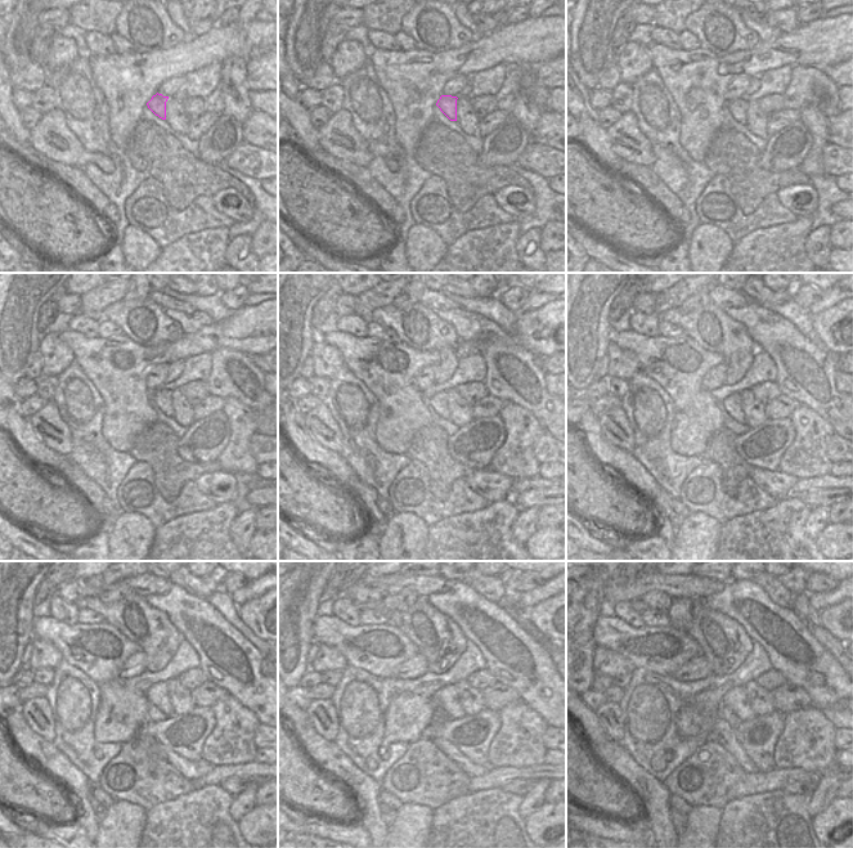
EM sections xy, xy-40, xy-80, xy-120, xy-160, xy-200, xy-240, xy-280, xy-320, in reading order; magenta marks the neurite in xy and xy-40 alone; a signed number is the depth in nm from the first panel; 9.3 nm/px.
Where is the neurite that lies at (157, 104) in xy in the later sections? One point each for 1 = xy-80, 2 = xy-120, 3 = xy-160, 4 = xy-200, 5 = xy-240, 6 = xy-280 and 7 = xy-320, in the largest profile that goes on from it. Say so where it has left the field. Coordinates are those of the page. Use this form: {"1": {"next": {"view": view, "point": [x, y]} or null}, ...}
{"1": {"next": {"view": "xy-80", "point": [737, 108]}}, "2": {"next": {"view": "xy-120", "point": [162, 398]}}, "3": {"next": {"view": "xy-160", "point": [439, 402]}}, "4": {"next": {"view": "xy-200", "point": [732, 404]}}, "5": {"next": {"view": "xy-240", "point": [157, 694]}}, "6": {"next": {"view": "xy-280", "point": [447, 698]}}, "7": {"next": {"view": "xy-320", "point": [736, 699]}}}

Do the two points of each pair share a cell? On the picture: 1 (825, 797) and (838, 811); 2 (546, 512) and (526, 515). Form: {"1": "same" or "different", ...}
{"1": "different", "2": "different"}

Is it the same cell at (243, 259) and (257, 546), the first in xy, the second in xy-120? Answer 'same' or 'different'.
different

